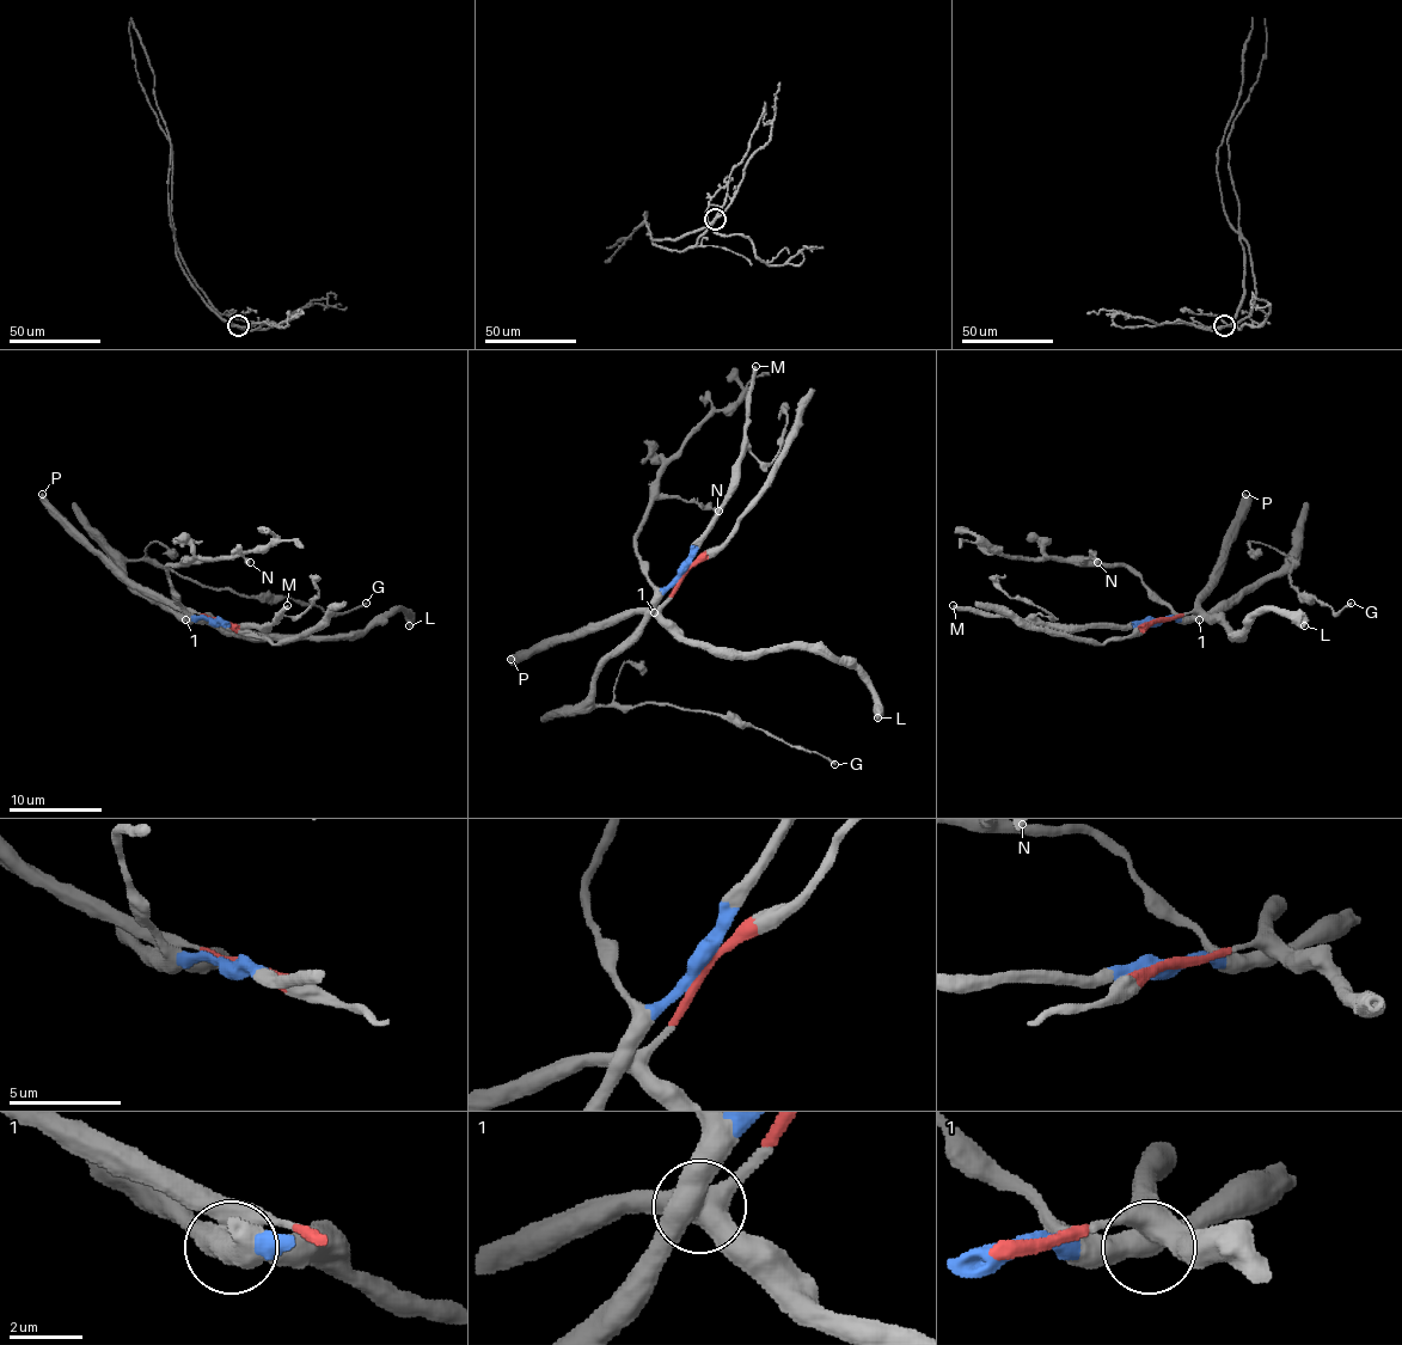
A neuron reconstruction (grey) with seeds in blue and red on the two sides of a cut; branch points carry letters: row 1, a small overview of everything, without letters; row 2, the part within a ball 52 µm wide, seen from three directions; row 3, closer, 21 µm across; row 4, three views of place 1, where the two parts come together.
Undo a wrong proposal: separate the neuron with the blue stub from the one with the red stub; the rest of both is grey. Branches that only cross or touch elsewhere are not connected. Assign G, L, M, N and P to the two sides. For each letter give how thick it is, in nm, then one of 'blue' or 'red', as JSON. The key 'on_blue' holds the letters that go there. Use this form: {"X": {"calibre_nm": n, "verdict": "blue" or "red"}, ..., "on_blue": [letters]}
{"G": {"calibre_nm": 200, "verdict": "blue"}, "L": {"calibre_nm": 550, "verdict": "red"}, "M": {"calibre_nm": 360, "verdict": "blue"}, "N": {"calibre_nm": 400, "verdict": "blue"}, "P": {"calibre_nm": 550, "verdict": "red"}, "on_blue": ["G", "M", "N"]}

